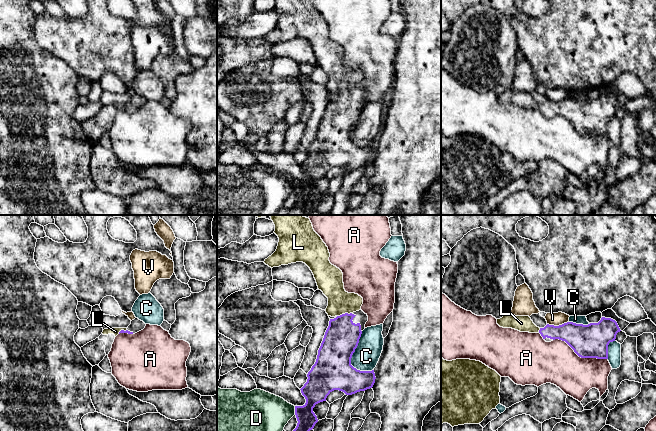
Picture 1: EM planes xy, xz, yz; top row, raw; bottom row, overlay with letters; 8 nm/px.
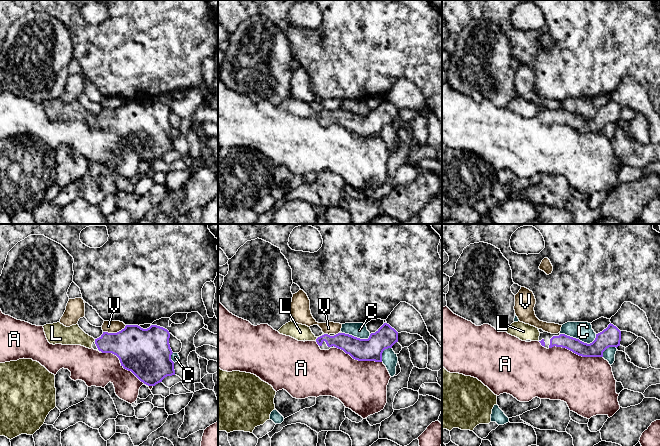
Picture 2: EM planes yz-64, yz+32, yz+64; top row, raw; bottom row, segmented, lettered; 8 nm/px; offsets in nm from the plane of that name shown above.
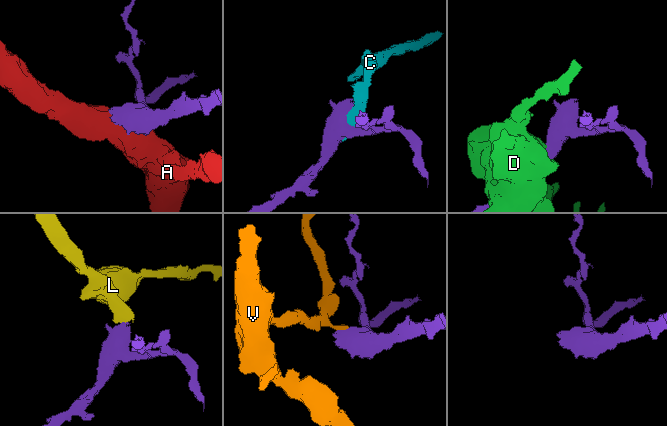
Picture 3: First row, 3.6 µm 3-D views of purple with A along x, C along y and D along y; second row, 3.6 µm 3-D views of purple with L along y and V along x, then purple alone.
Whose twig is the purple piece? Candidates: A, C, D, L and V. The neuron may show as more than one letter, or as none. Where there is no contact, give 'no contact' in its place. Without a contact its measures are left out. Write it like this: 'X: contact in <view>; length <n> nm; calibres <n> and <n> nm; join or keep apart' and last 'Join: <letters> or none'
A: contact in yz; length 460 nm; calibres 280 and 340 nm; keep apart
C: contact in xz; length 340 nm; calibres 300 and 200 nm; keep apart
D: contact in xz; length 70 nm; calibres 200 and 300 nm; keep apart
L: contact in xz; length 120 nm; calibres 280 and 190 nm; join
V: contact in yz; length 180 nm; calibres 240 and 110 nm; keep apart
Join: L

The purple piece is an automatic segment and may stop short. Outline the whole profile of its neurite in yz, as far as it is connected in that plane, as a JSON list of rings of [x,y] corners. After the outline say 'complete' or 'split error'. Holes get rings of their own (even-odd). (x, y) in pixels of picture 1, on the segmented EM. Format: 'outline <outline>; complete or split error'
outline [[[512,313],[497,319],[497,324],[503,328],[512,328],[520,332],[540,333],[543,339],[559,339],[565,341],[581,358],[608,359],[608,345],[615,341],[620,332],[617,322],[611,318],[602,317],[598,323],[588,325],[567,322],[559,326],[547,324],[544,328],[537,327],[529,316],[515,316]]]; split error

